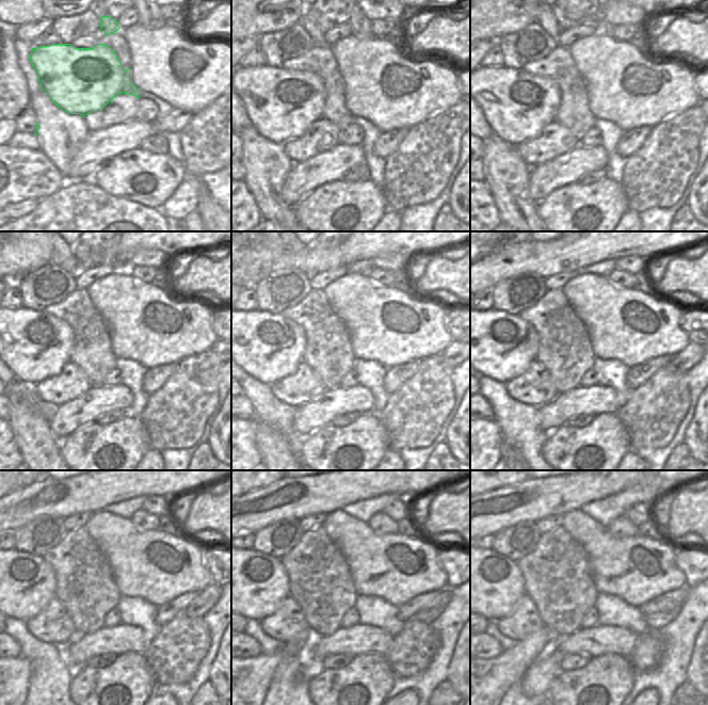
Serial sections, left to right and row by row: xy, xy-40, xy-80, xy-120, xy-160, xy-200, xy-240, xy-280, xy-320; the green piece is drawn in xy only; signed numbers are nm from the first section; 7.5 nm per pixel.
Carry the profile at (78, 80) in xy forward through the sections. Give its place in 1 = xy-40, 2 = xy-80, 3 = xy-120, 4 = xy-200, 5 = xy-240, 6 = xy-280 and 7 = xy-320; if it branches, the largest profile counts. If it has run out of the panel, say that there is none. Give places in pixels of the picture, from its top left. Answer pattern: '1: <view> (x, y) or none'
1: xy-40 (280, 103)
2: xy-80 (517, 106)
3: xy-120 (35, 346)
4: xy-200 (498, 345)
5: xy-240 (19, 585)
6: xy-280 (255, 585)
7: xy-320 (492, 585)

